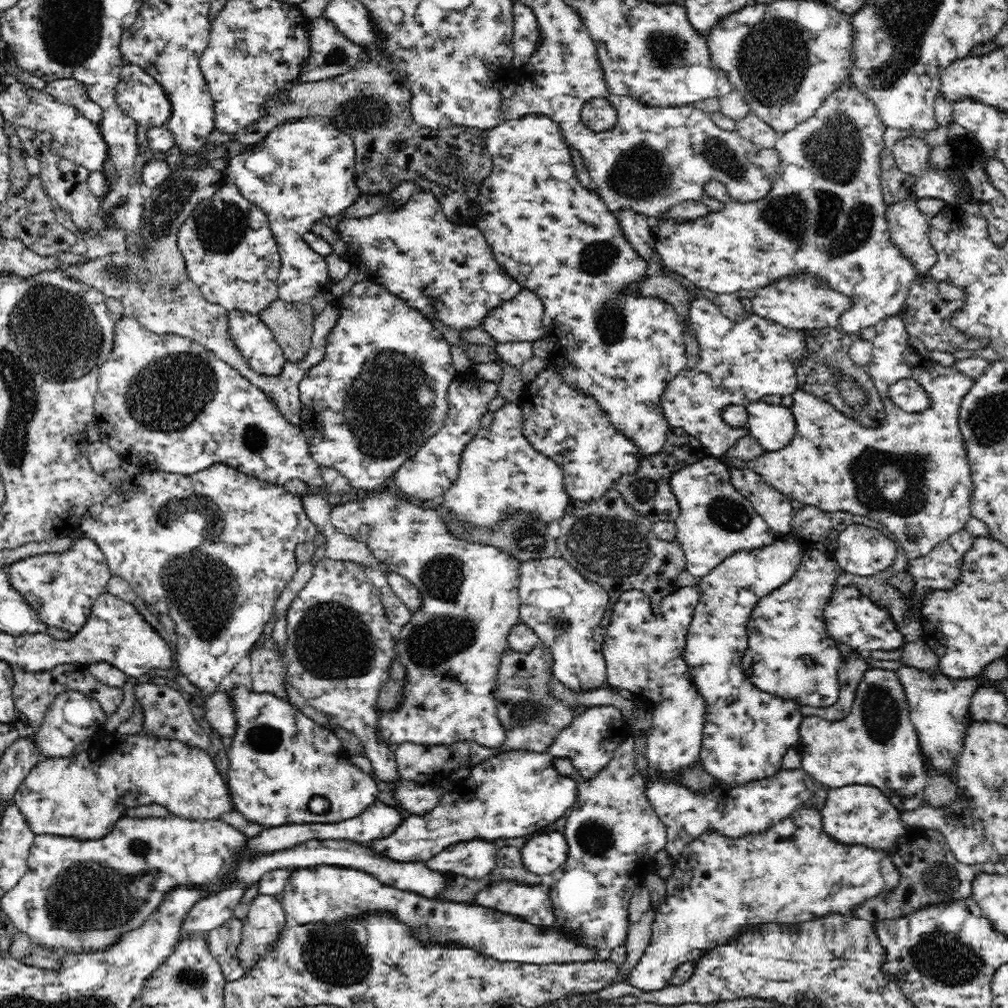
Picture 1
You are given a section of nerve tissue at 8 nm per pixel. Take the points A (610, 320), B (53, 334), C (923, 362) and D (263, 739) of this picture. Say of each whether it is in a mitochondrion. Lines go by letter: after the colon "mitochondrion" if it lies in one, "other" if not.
A: mitochondrion
B: mitochondrion
C: other
D: mitochondrion

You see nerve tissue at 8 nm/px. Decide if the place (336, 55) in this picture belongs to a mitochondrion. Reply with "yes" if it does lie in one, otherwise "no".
yes

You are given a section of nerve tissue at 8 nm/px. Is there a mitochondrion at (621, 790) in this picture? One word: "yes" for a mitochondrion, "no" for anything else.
no

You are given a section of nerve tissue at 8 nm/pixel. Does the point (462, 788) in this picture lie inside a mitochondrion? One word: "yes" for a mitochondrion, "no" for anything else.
no

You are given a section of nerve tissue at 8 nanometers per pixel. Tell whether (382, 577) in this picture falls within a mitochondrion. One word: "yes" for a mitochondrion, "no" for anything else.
no

